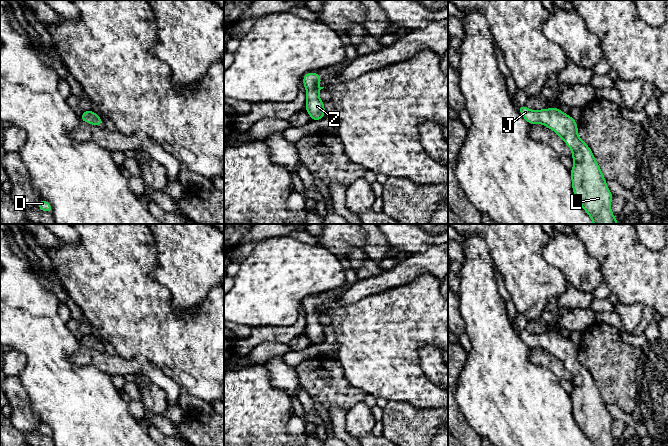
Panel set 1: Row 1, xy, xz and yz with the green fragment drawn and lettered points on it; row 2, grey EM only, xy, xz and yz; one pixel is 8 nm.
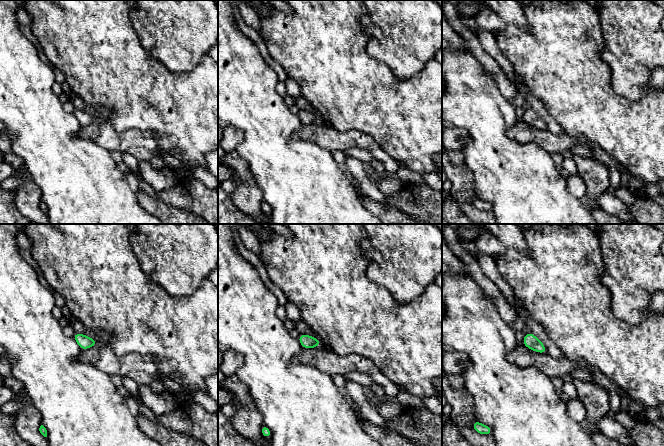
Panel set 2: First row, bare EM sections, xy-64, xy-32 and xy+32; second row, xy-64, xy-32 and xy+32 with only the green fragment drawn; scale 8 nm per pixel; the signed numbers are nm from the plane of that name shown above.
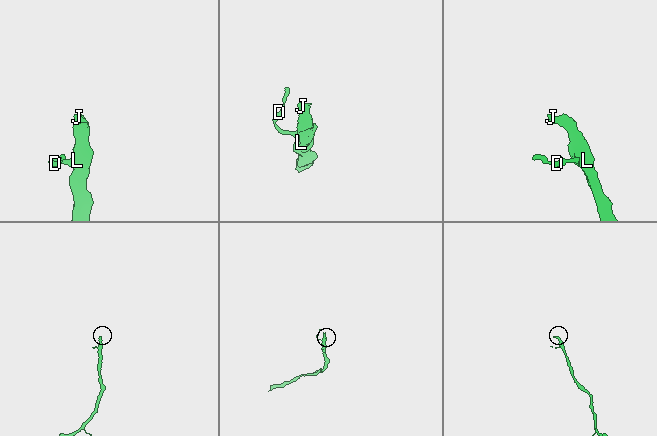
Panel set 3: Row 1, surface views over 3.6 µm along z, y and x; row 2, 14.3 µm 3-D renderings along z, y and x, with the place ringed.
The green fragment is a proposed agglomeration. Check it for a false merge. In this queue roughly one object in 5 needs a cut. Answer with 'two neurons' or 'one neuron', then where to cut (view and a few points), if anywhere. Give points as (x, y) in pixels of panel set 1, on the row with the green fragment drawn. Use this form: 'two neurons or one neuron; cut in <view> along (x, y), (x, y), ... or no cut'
one neuron; no cut

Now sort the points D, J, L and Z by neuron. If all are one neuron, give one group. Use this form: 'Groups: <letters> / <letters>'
Groups: D J L Z

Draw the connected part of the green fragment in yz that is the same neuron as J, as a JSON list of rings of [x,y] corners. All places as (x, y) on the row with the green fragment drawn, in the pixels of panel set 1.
[[[522,105],[518,106],[518,111],[530,125],[540,123],[554,131],[572,150],[572,190],[593,224],[618,224],[618,219],[611,210],[613,194],[606,184],[593,152],[578,136],[577,121],[555,107],[537,111]]]

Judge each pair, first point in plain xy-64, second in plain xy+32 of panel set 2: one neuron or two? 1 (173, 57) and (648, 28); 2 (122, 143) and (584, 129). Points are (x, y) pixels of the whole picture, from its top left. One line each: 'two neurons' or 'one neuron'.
1: one neuron
2: two neurons

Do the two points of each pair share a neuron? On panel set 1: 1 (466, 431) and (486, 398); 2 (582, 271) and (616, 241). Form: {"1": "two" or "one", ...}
{"1": "two", "2": "two"}

